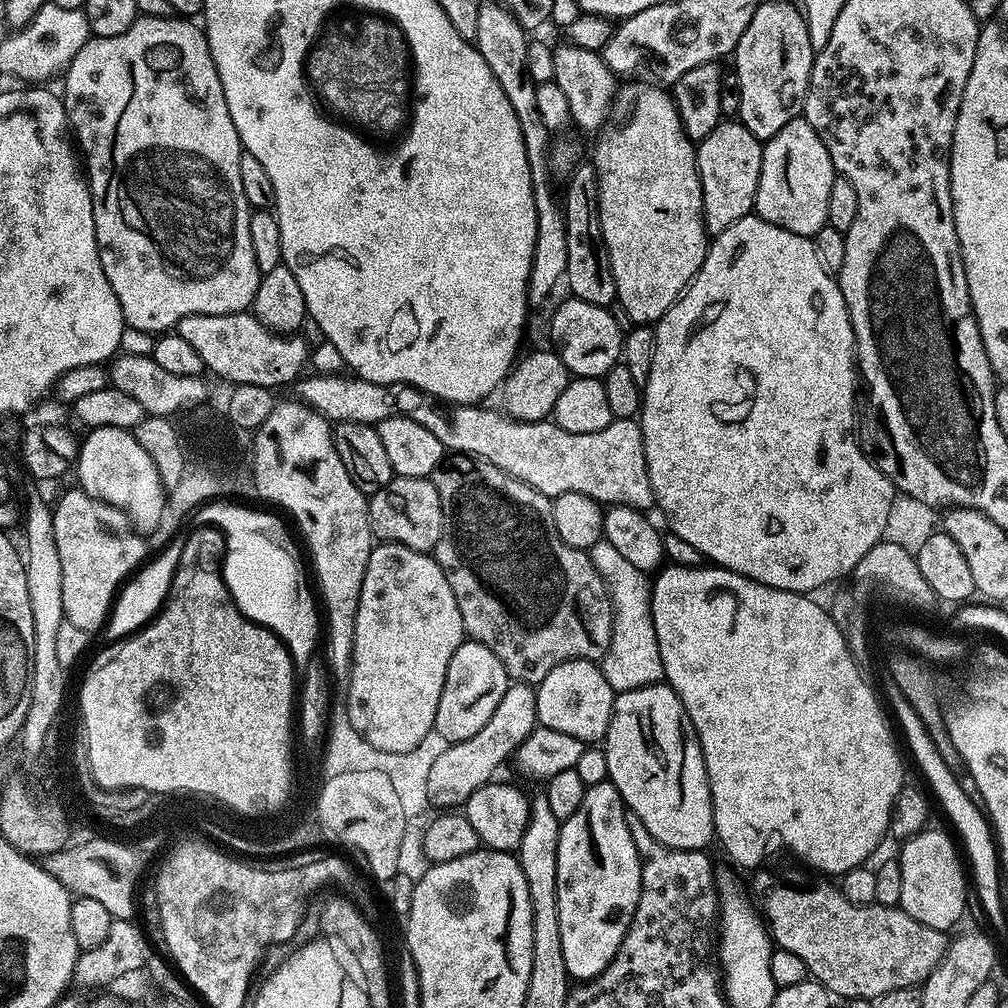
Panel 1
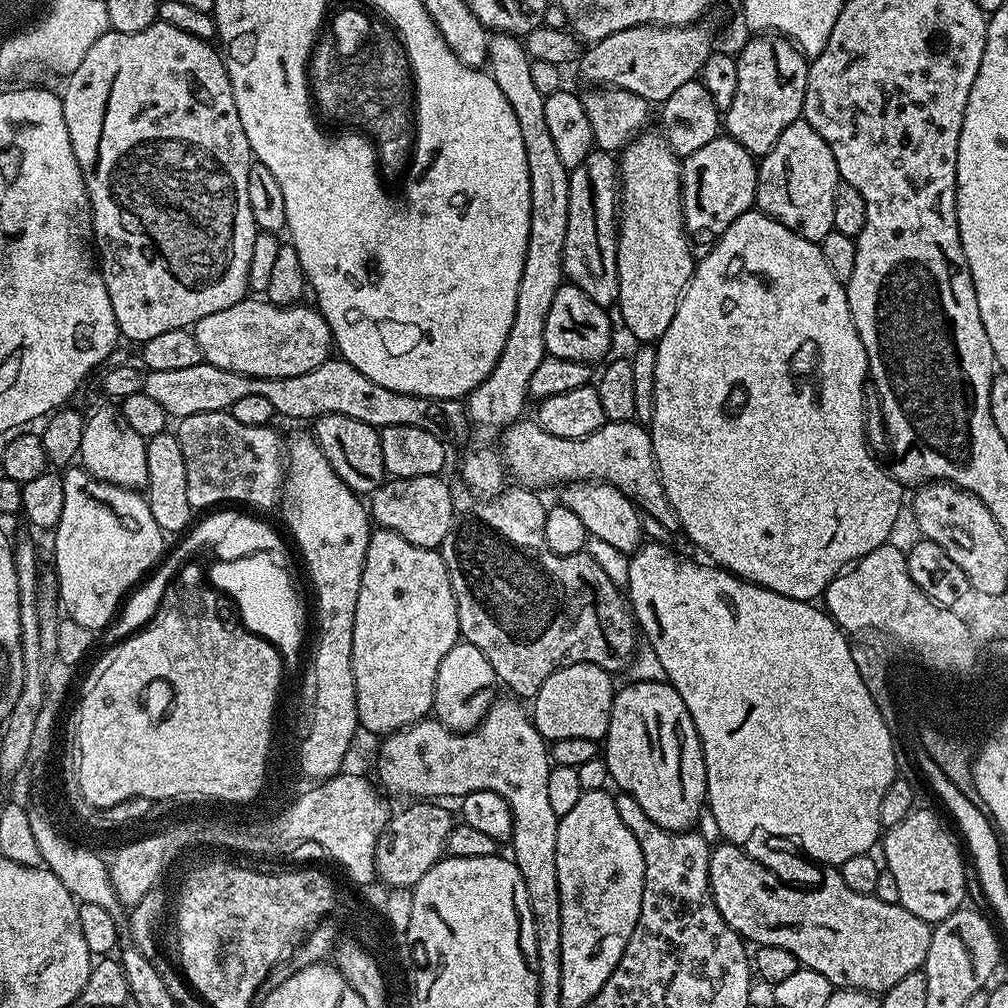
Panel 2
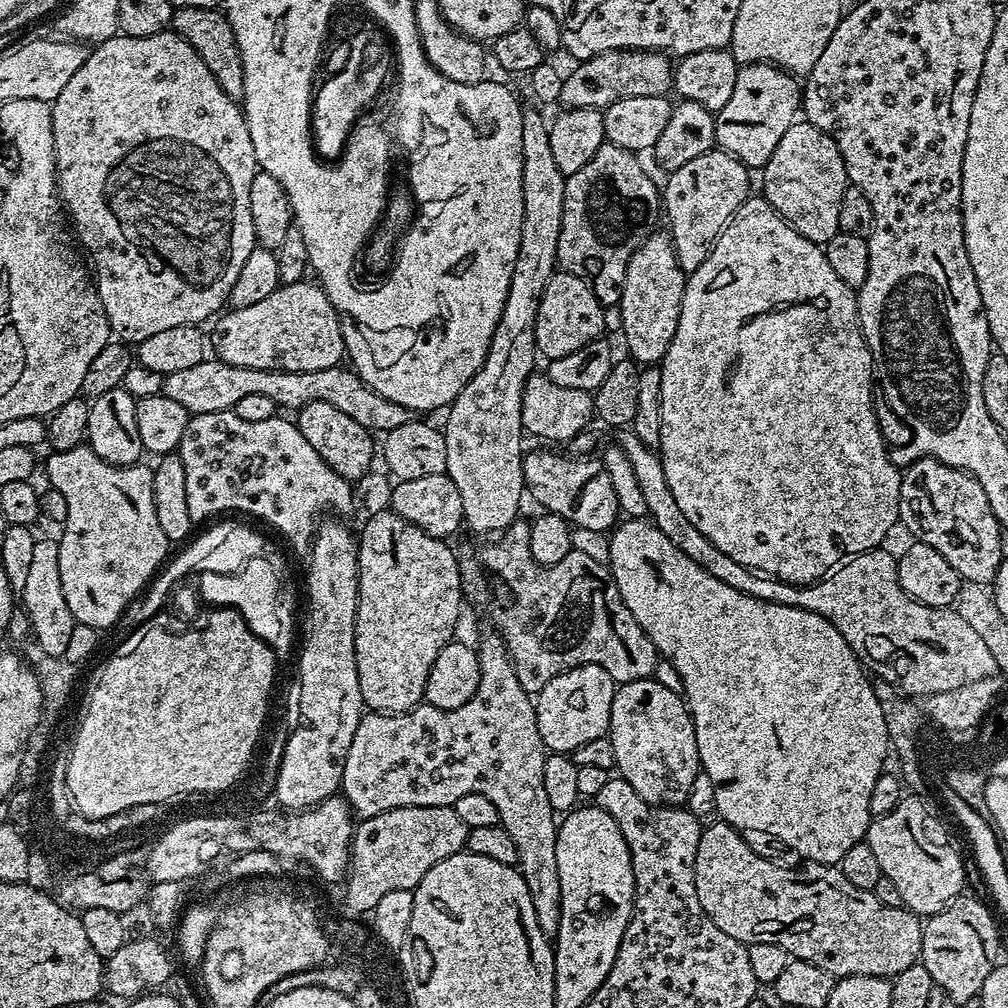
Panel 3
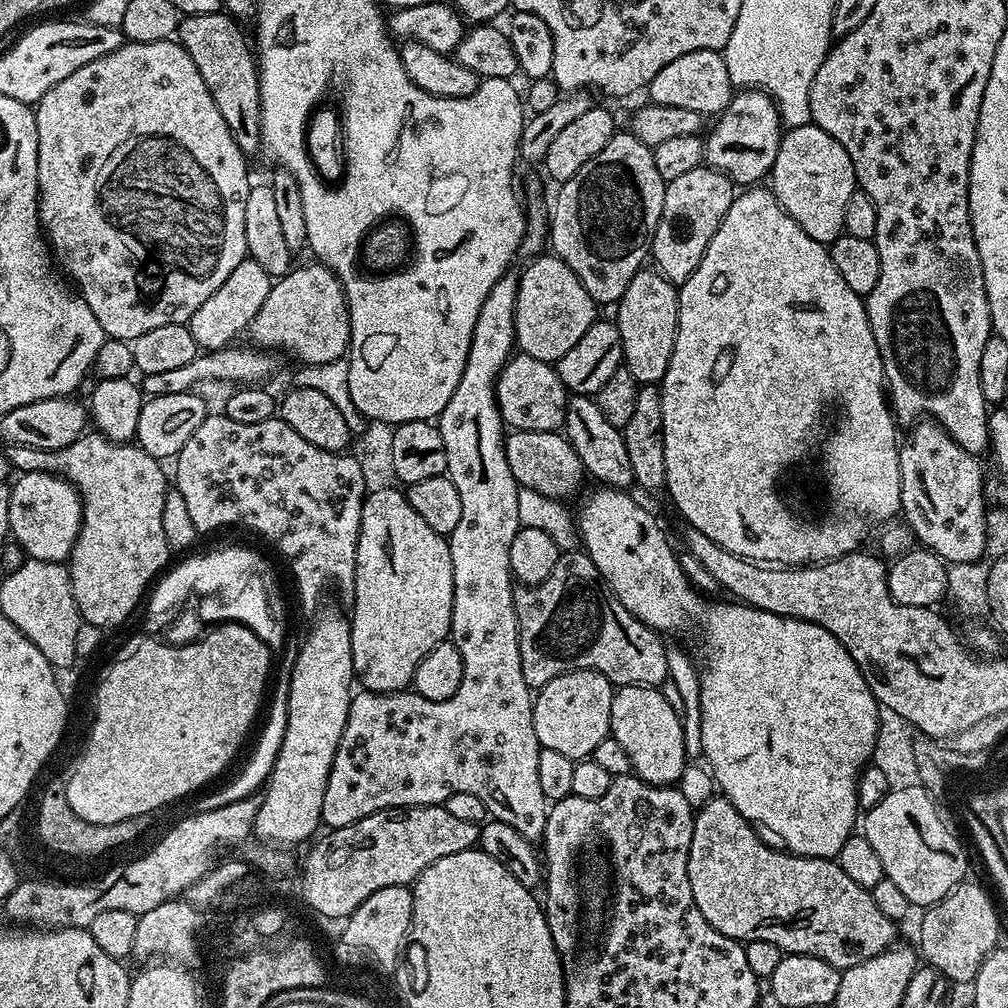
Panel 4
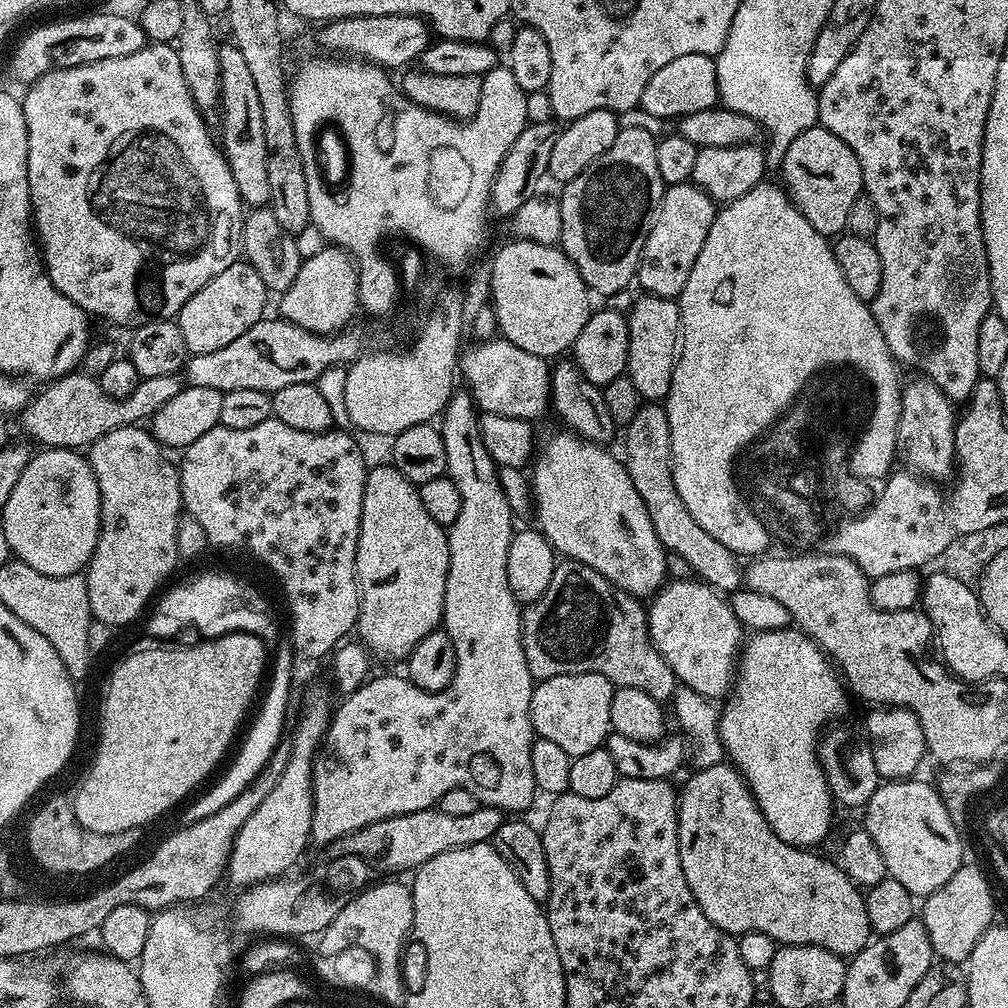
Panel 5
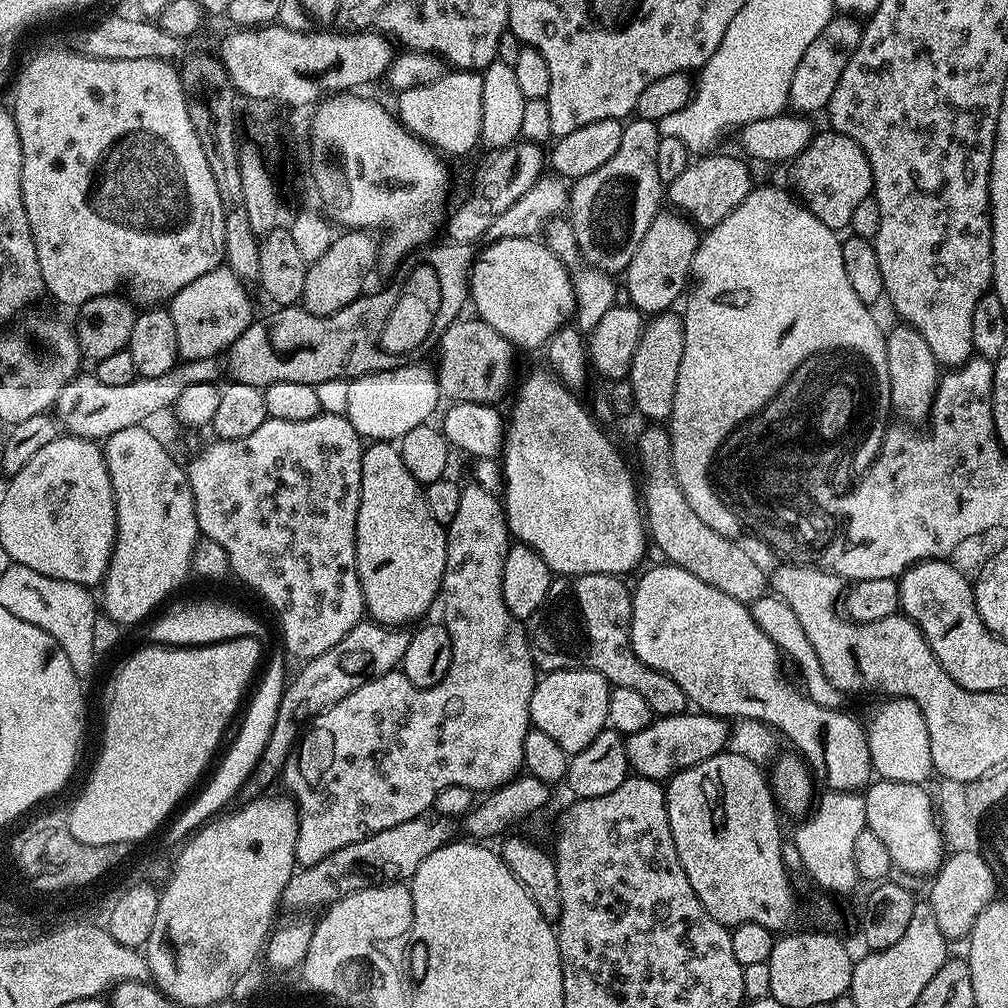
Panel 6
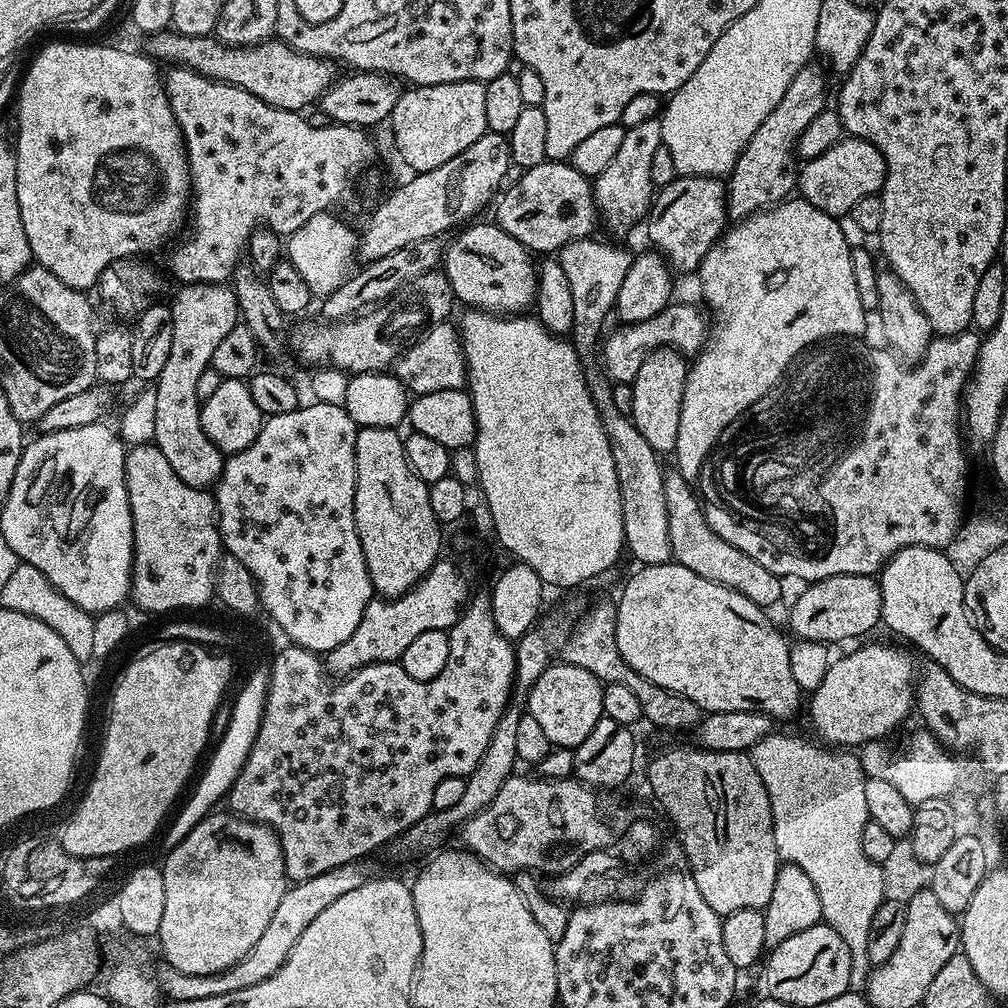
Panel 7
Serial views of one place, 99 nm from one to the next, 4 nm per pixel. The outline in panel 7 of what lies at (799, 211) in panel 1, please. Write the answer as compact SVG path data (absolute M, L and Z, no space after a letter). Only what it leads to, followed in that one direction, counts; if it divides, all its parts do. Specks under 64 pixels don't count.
M842 138L826 154L818 154L818 158L803 161L798 172L798 192L818 210L837 218L849 215L861 198L875 196L883 189L886 178L886 162L882 154L873 144L855 138Z

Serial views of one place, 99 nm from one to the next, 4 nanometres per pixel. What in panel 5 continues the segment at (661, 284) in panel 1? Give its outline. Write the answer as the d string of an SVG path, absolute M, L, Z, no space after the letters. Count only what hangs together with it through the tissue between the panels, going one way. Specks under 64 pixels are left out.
M647 294L641 297L641 300L626 312L630 334L626 374L630 382L634 382L641 401L660 402L668 395L676 365L680 343L680 305L672 298Z

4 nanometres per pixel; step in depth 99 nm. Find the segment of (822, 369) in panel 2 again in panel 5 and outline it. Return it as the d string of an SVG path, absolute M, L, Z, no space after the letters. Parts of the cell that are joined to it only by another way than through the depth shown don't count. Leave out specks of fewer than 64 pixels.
M761 182L756 184L749 192L742 194L742 198L727 201L717 211L714 218L714 226L710 226L710 234L706 234L706 242L702 246L702 254L698 254L698 262L694 262L694 270L690 270L690 278L686 286L680 291L678 303L680 305L680 343L678 345L678 355L674 374L670 382L670 390L666 397L664 409L670 422L670 450L672 451L672 473L674 474L674 486L678 486L678 498L686 502L686 510L690 510L694 522L706 530L706 534L718 538L722 546L726 546L731 552L736 553L737 557L756 558L761 554L767 553L770 543L764 537L763 528L760 524L748 524L748 509L741 503L736 494L730 494L731 468L730 458L744 441L751 440L756 432L759 432L773 416L776 416L784 405L787 404L789 397L799 388L801 381L808 372L814 368L819 368L829 361L850 360L852 364L859 364L865 372L875 380L880 392L880 404L877 405L875 420L872 420L871 428L868 428L867 436L864 436L863 444L860 445L859 452L856 452L855 466L860 473L868 473L875 476L879 472L884 472L888 467L888 462L894 458L894 452L898 449L900 435L898 434L898 422L900 421L900 393L902 391L902 379L896 371L898 365L896 359L892 357L892 351L886 346L886 338L882 338L882 330L878 322L872 316L871 307L865 301L850 290L850 285L846 283L846 278L842 275L842 270L838 267L838 258L834 258L832 244L829 237L822 235L806 218L791 198L787 191L779 183L768 184Z

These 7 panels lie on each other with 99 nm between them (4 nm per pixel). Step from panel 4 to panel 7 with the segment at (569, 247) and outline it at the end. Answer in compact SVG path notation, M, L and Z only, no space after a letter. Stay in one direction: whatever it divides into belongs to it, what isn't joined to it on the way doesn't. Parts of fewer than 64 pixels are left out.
M659 119L642 122L639 126L624 129L622 147L610 161L610 166L594 178L592 197L596 200L599 219L612 232L628 232L636 223L647 217L654 199L654 185L650 178L650 166L654 153L662 147L662 130Z

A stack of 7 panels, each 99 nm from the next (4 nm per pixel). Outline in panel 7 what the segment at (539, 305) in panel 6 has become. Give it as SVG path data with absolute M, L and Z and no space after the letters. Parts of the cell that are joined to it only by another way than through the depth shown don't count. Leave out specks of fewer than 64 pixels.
M476 223L460 230L465 232L457 231L442 253L442 270L453 294L461 305L468 304L464 306L472 310L493 314L527 313L536 302L537 265L532 262L533 253L519 244L511 231L503 232L496 224Z

